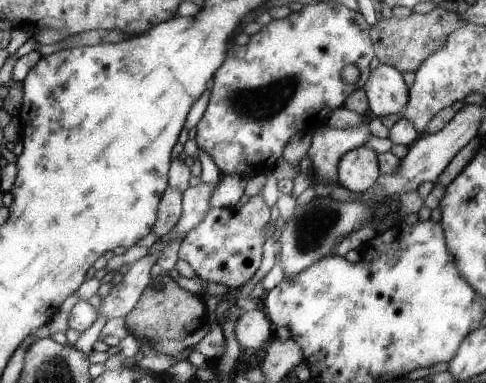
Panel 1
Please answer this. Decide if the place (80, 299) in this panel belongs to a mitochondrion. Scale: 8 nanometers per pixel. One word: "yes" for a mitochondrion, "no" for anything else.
no

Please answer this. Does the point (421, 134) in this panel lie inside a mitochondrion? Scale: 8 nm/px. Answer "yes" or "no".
no

